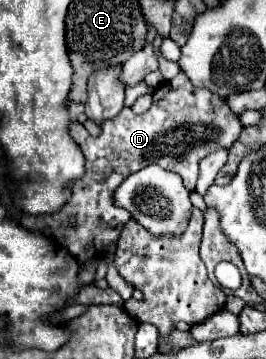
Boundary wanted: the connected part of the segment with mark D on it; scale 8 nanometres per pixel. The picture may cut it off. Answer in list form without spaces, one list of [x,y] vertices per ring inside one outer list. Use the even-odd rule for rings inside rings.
[[[180,72],[156,88],[152,108],[146,114],[134,114],[132,108],[122,108],[116,118],[106,120],[100,128],[100,136],[94,138],[80,122],[68,126],[72,140],[80,146],[86,158],[84,178],[70,186],[72,196],[68,198],[68,204],[54,214],[22,214],[20,220],[26,228],[54,234],[58,244],[66,246],[80,264],[104,256],[108,248],[118,242],[124,224],[132,218],[126,210],[112,206],[112,194],[126,176],[148,164],[158,164],[164,170],[178,172],[184,186],[192,192],[196,188],[200,160],[220,148],[228,150],[238,140],[242,124],[238,114],[228,108],[226,98],[194,86],[188,76]],[[70,214],[76,216],[76,226],[72,228],[68,226]]]

